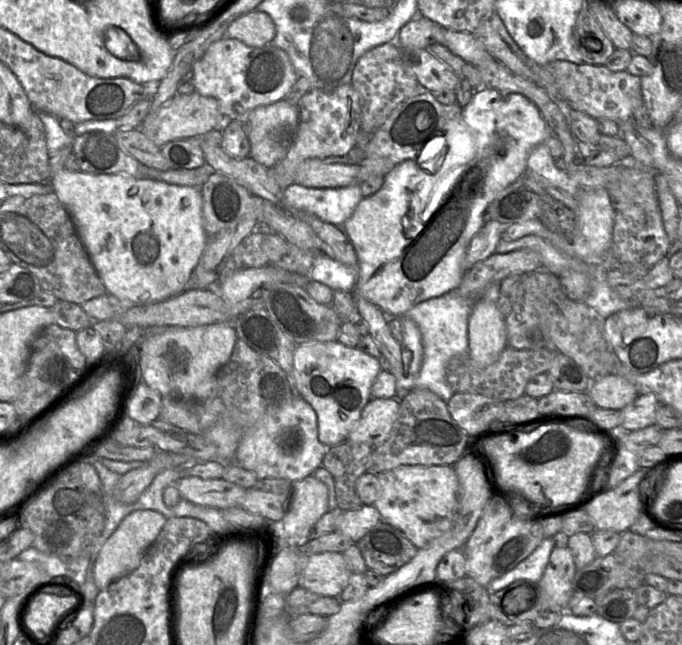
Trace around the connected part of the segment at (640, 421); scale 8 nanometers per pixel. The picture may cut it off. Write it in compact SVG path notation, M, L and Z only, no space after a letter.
M653 393L639 394L620 410L621 432L636 431L655 424L656 410L660 404Z

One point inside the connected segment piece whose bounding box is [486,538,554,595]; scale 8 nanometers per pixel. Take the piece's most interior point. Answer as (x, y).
(531, 569)

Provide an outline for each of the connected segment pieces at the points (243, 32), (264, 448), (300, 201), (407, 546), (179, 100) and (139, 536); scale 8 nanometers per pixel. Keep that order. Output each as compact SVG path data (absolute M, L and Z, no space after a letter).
M255 9L234 19L226 30L226 37L260 48L275 37L275 25L267 13Z
M299 394L278 407L268 409L243 434L234 461L256 473L258 479L283 478L291 482L313 475L322 466L327 447L318 439L317 415Z
M292 183L283 189L280 206L290 213L315 215L324 222L342 227L362 198L360 184L310 188Z
M382 521L356 544L367 568L384 577L408 563L418 551L400 531Z
M195 91L187 95L176 94L155 113L148 112L138 129L141 129L147 138L161 148L164 144L173 140L202 137L215 128L221 128L224 120L226 119L219 110L218 101L213 97L202 96Z
M137 510L127 515L108 538L98 553L93 567L93 578L99 591L112 582L130 574L141 563L143 555L161 532L166 518L154 510Z

